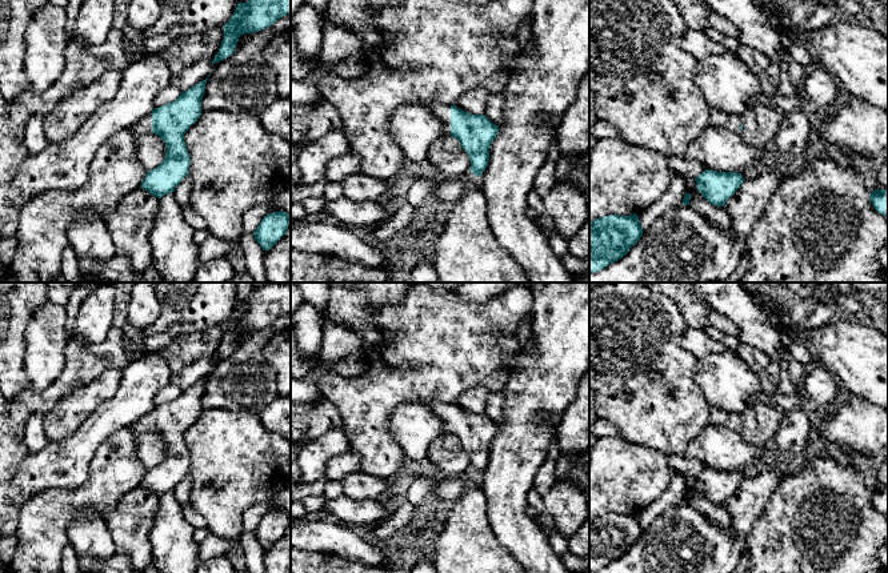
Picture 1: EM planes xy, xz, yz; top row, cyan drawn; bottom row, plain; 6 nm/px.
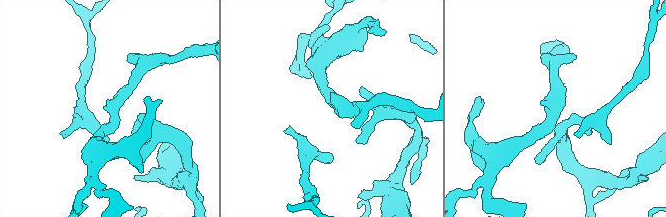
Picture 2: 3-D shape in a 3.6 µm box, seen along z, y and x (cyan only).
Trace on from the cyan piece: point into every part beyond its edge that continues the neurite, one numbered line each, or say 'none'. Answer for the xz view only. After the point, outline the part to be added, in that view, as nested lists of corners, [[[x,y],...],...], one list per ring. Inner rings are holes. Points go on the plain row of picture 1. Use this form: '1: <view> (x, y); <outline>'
1: xz (443, 409); [[[415,397],[408,402],[413,404],[428,404],[432,410],[440,417],[443,421],[443,428],[447,434],[451,433],[451,404],[447,404],[441,400],[432,400],[432,398],[420,398]]]

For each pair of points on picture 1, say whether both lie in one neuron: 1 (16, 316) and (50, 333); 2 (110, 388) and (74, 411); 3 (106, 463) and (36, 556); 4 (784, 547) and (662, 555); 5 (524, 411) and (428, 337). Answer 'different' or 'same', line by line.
1: different
2: same
3: same
4: different
5: different

